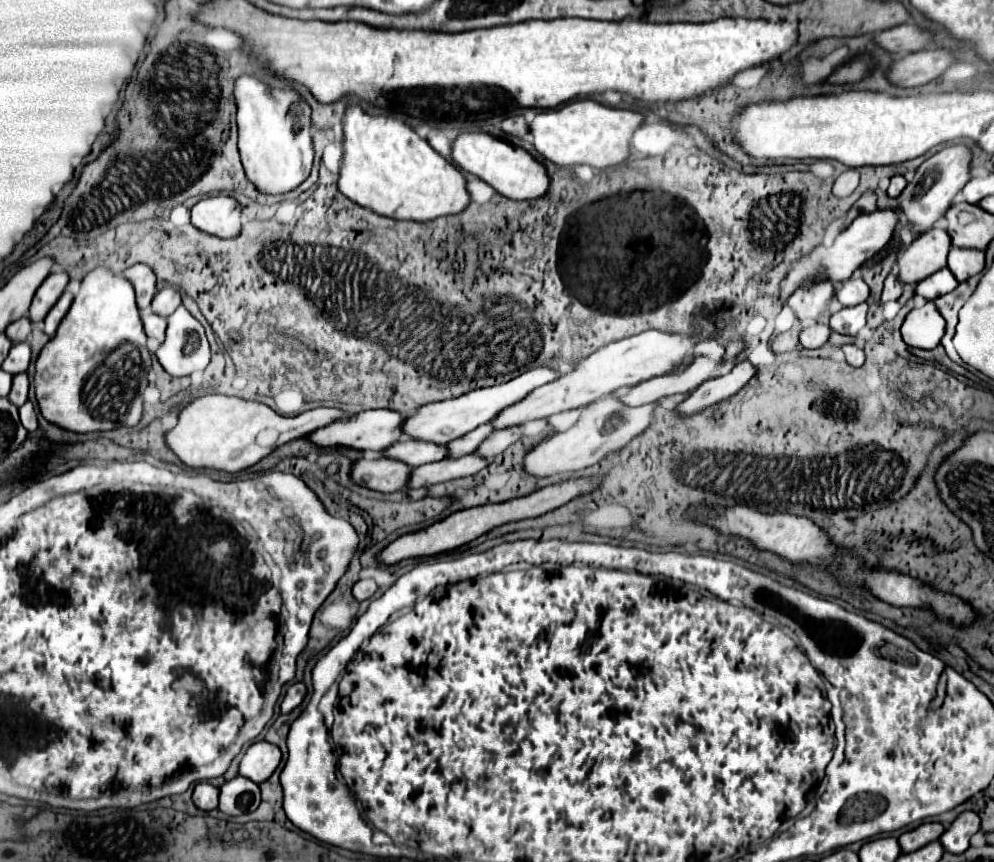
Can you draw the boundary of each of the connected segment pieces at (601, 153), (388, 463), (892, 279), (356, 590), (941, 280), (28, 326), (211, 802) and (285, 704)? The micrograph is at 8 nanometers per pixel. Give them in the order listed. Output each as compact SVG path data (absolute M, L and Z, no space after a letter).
M574 100L554 110L536 114L530 122L532 146L546 160L558 166L588 164L594 168L608 168L628 158L628 146L634 130L642 124L644 116L632 110L604 106L596 100Z
M380 454L374 460L360 460L352 468L352 476L358 484L378 492L396 492L408 486L412 466Z
M890 272L886 282L884 282L884 292L882 292L882 302L890 302L890 300L898 300L902 296L902 284L898 282L896 274Z
M366 578L366 580L358 580L358 582L354 584L354 588L352 588L352 596L354 596L358 602L370 598L374 592L376 592L376 582L370 580L370 578Z
M942 268L938 272L934 272L932 276L928 276L926 280L920 280L916 284L916 294L924 296L926 300L934 300L942 294L952 292L958 286L958 280L954 278L954 274L948 268Z
M20 318L16 322L12 322L8 328L6 328L6 336L12 340L12 342L22 342L30 336L32 332L32 322L30 318Z
M198 782L192 794L192 800L200 810L210 812L218 806L218 788L212 786L210 782Z
M296 682L296 684L292 684L288 690L286 690L286 694L284 694L284 700L282 700L282 704L280 704L280 708L282 708L282 714L288 714L288 712L292 712L302 700L304 700L304 694L306 694L306 686L302 684L302 682Z

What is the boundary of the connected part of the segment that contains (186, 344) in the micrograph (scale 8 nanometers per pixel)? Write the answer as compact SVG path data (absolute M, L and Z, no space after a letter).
M182 304L168 318L166 340L156 350L156 358L170 376L200 372L210 362L210 346L204 328Z

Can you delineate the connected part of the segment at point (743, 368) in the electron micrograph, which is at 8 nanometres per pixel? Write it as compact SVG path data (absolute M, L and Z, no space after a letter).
M748 360L738 362L730 374L720 376L720 378L710 378L710 380L702 382L694 392L690 392L686 396L686 400L676 406L676 414L678 416L698 414L704 408L710 408L710 406L738 394L748 384L748 380L754 376L754 372L756 372L756 368Z

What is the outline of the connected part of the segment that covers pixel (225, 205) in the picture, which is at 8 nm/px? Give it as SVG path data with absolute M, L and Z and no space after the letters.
M208 196L192 208L192 224L208 234L232 238L240 232L242 206L232 196Z

